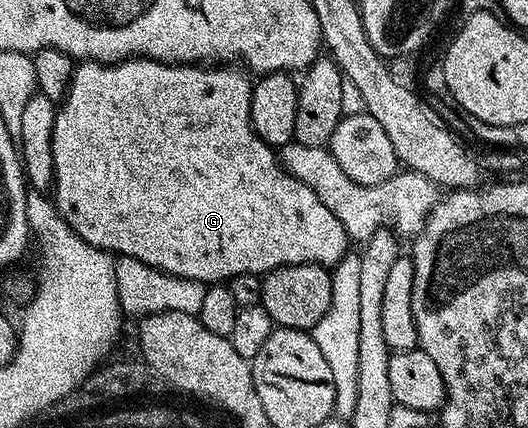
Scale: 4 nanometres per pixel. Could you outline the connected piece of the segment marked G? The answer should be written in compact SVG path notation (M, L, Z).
M130 58L128 60L119 60L115 64L101 64L98 60L87 60L78 63L73 70L73 77L69 83L69 93L65 99L60 101L57 108L57 117L55 118L55 128L51 134L51 158L53 159L53 186L51 189L51 199L57 212L67 222L67 226L71 226L71 230L75 230L75 234L79 234L79 238L83 238L83 242L87 242L96 248L102 248L104 252L116 254L117 256L130 256L137 258L139 261L146 263L147 266L158 268L167 275L177 276L179 279L196 280L198 282L228 282L234 276L239 274L251 274L256 272L264 274L270 272L272 268L281 268L285 264L324 264L326 266L336 266L339 261L350 251L351 241L349 235L343 230L343 222L339 222L339 218L335 218L335 214L331 214L331 210L327 210L327 206L323 206L323 202L319 202L319 198L315 198L315 190L311 190L311 186L307 186L299 178L289 175L289 171L281 165L278 153L267 142L263 142L259 138L259 134L253 128L251 122L251 94L253 93L254 81L250 79L244 71L237 66L198 66L195 64L161 64L158 60L147 60L144 58Z

